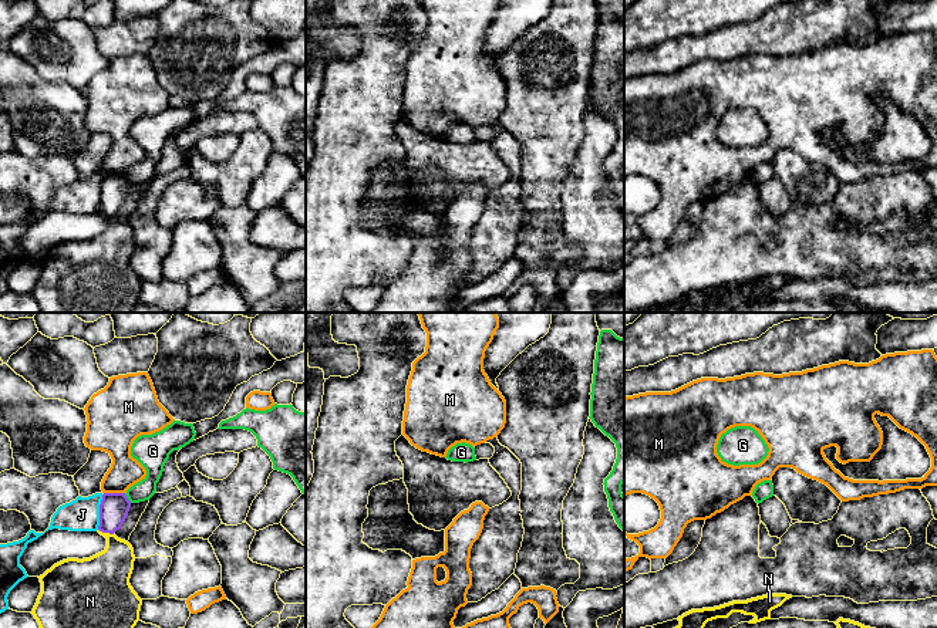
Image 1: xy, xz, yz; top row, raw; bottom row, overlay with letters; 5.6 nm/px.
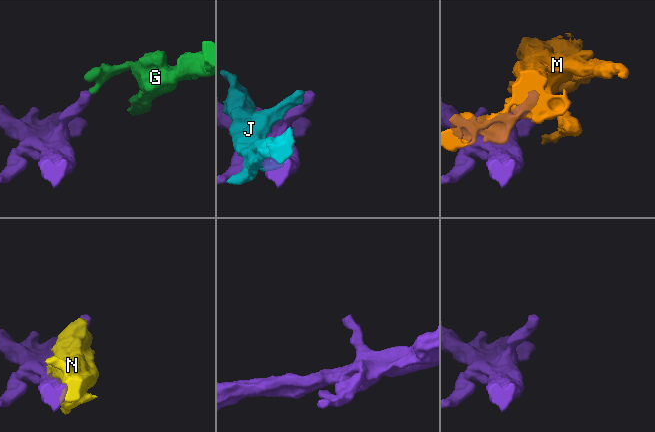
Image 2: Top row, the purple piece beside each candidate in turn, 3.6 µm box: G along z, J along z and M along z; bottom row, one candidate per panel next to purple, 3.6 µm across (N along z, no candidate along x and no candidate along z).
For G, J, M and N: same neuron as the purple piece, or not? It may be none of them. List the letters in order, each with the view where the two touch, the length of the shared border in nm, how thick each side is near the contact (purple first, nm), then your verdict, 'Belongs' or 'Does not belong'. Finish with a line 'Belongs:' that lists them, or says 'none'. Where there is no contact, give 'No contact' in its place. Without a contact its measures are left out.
G: Touches purple in xy. Shared border 70 nm. Thickness 170 nm (purple) against 120 nm. Does not belong
J: Touches purple in xy. Shared border 200 nm. Thickness 170 nm (purple) against 190 nm. Does not belong
M: Touches purple in xy. Shared border 120 nm. Thickness 170 nm (purple) against 170 nm. Does not belong
N: Touches purple in xy. Shared border 90 nm. Thickness 170 nm (purple) against 280 nm. Does not belong
Belongs: none

